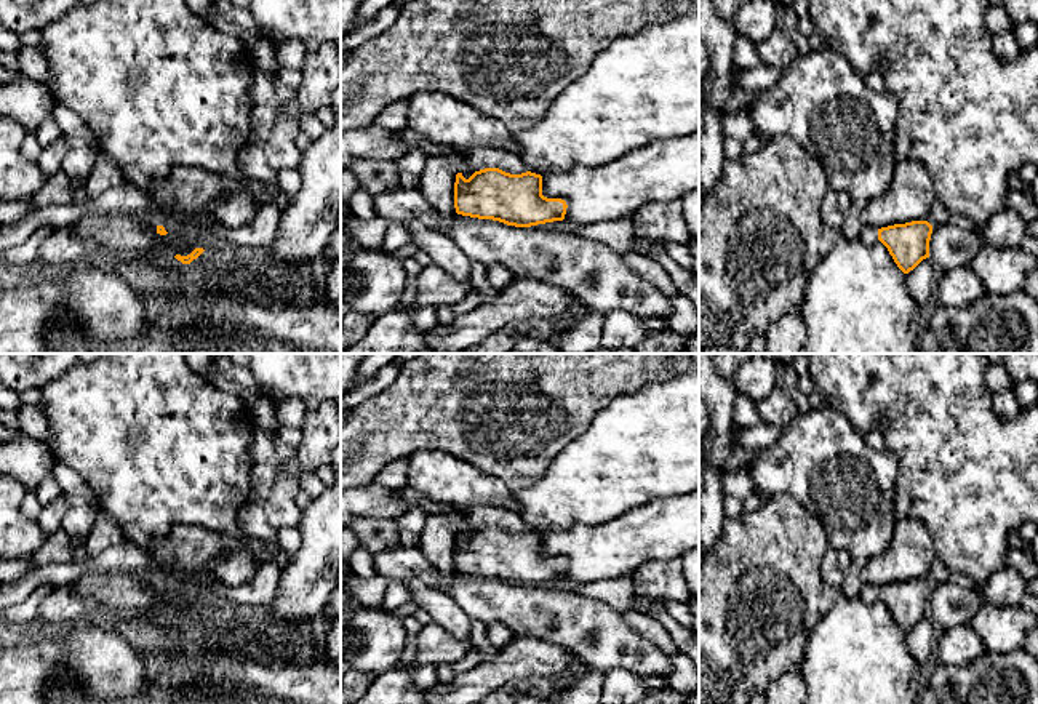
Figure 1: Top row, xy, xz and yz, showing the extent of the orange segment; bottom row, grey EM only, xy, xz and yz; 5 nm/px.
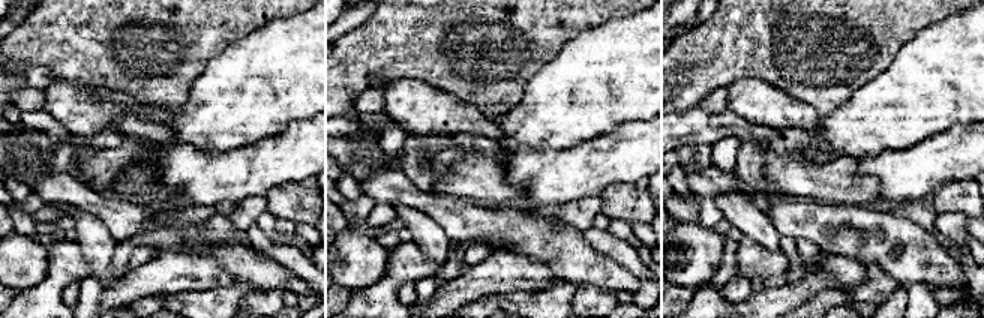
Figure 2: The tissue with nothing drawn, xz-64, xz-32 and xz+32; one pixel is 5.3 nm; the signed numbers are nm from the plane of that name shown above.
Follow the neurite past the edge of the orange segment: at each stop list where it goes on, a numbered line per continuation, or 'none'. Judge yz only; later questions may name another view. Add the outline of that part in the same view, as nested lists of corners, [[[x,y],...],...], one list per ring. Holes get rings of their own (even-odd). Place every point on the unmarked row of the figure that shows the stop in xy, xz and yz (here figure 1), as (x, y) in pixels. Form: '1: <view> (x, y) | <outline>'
1: yz (869, 594) | [[[864,584],[857,597],[865,603],[873,603],[878,598],[878,587]]]

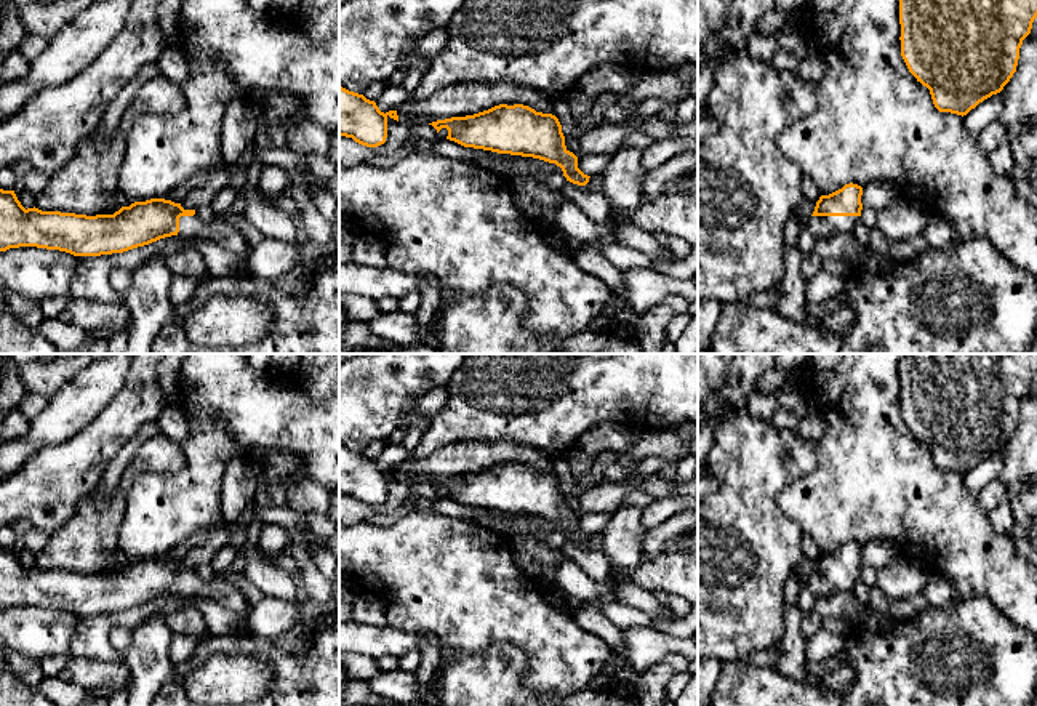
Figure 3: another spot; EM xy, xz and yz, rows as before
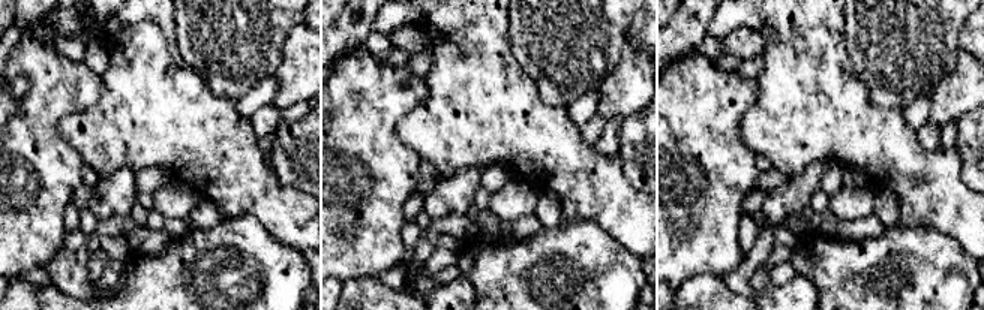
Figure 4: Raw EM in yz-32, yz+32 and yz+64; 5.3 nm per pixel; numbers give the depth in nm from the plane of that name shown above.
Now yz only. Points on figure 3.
1: yz (821, 585) | [[[810,575],[807,586],[816,597],[826,597],[835,592],[851,592],[861,575]]]

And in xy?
1: xy (224, 594) | [[[181,575],[178,596],[195,599],[211,599],[219,607],[224,607],[240,616],[245,616],[250,602],[230,583],[213,580],[202,580],[198,575]]]

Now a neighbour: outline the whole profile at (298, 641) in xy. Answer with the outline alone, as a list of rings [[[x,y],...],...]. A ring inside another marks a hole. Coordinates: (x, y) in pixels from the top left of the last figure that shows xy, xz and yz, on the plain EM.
[[[299,626],[274,639],[274,644],[285,652],[302,655],[312,645],[312,634],[312,629]]]

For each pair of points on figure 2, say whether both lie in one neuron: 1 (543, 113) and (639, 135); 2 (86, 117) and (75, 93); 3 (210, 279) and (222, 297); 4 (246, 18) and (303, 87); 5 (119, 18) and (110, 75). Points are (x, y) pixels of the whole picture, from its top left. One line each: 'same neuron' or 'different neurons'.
1: different neurons
2: same neuron
3: different neurons
4: different neurons
5: same neuron

